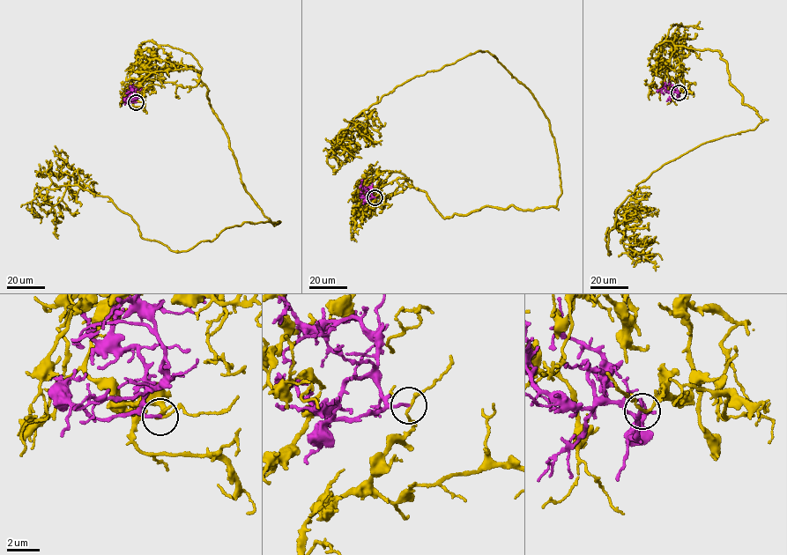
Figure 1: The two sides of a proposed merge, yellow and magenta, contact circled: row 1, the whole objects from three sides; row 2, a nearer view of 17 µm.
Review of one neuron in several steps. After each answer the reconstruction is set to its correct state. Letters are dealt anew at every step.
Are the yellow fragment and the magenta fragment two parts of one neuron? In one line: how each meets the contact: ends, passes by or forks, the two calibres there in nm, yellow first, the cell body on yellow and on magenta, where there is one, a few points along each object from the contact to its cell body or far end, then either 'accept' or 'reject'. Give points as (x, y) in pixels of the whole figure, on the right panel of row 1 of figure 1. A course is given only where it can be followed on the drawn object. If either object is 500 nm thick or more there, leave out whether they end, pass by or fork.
yellow passes by; magenta ends; calibres 130 and 180 nm; soma yellow none; soma magenta none; course yellow (679, 92), (675, 37), (719, 52), (763, 121), (636, 186), (608, 255), (607, 228), (625, 236), (658, 209); course magenta (679, 92), (669, 92), (664, 87), (661, 91), (664, 94); reject

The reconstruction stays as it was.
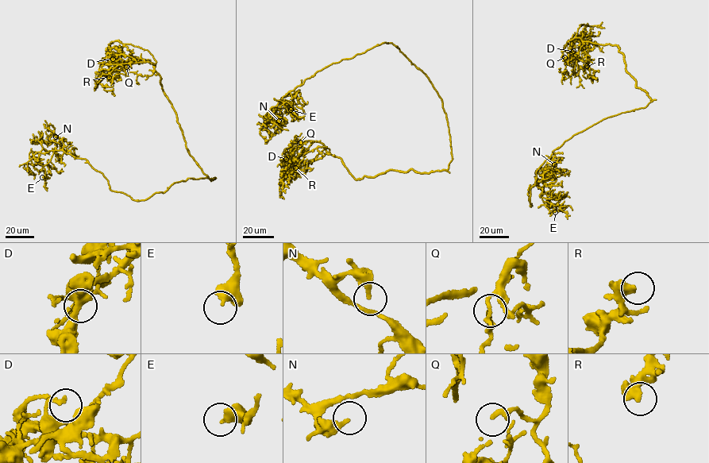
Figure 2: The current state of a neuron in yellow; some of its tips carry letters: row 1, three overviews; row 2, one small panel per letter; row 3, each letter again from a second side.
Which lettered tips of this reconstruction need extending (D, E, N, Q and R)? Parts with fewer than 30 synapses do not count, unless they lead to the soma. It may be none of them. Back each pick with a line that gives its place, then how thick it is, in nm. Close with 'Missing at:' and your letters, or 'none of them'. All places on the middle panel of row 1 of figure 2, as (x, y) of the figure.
Missing at: none of them

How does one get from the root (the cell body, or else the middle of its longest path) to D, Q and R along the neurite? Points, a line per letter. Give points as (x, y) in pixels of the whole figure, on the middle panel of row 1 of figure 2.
D: (441, 102), (452, 158), (447, 170), (391, 170), (356, 179), (341, 159), (309, 140), (286, 159)
Q: (441, 102), (452, 158), (447, 170), (391, 170), (356, 179), (322, 144), (305, 140), (299, 147), (300, 142)
R: (441, 102), (452, 158), (447, 170), (391, 170), (356, 179), (341, 159), (328, 152), (293, 171), (295, 167)

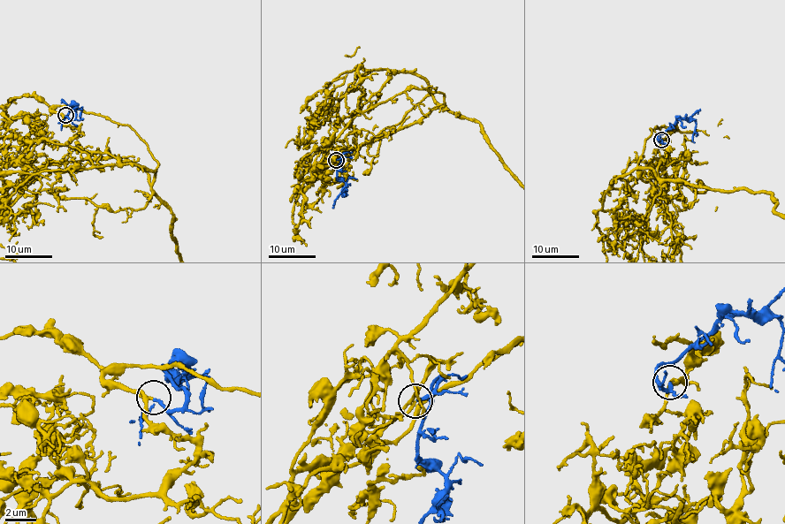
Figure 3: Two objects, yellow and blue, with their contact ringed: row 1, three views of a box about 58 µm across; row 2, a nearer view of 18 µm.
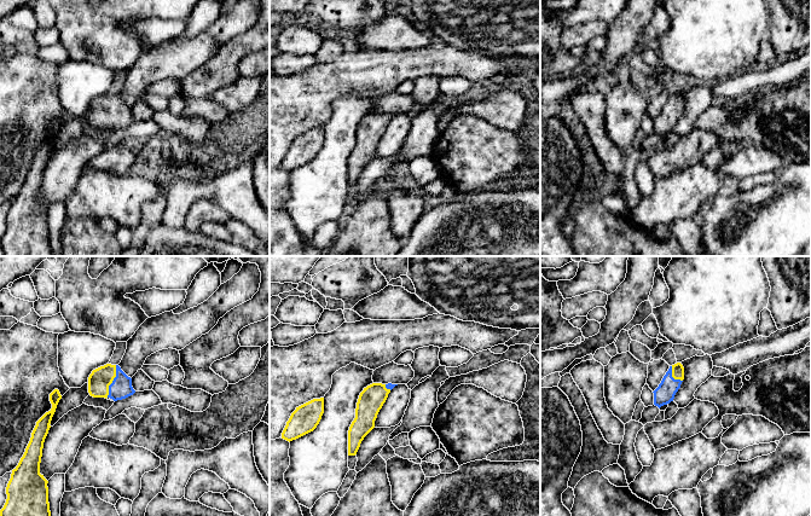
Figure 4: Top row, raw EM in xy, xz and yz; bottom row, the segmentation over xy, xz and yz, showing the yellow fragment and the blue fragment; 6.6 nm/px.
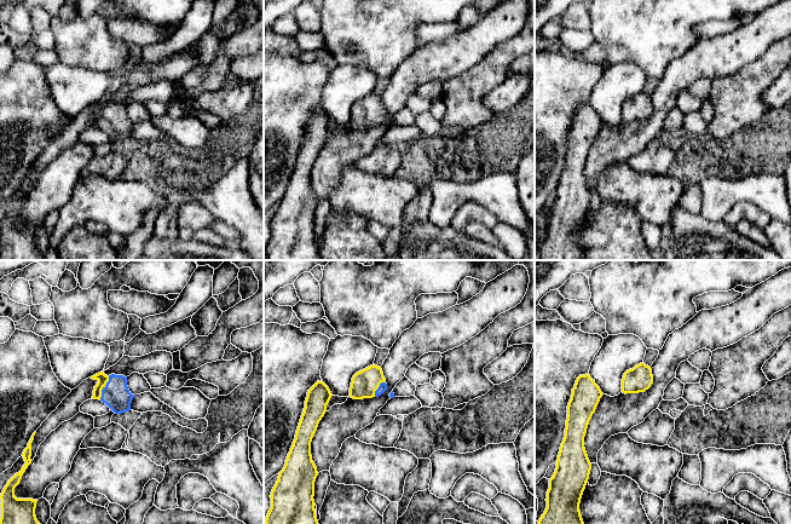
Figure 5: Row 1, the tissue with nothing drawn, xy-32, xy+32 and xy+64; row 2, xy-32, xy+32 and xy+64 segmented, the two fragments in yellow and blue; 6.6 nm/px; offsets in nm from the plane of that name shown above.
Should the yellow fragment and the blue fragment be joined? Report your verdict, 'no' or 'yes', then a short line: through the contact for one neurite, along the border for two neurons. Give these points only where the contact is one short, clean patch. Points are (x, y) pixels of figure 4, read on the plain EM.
yes; line xy (100, 108), (113, 109), (121, 116)

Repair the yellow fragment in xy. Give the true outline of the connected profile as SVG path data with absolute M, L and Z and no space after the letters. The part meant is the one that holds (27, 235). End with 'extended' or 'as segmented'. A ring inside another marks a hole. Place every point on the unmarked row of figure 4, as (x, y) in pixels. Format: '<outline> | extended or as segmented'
M54 118L50 123L52 138L36 151L25 181L18 195L12 199L11 208L6 216L7 228L4 237L0 239L0 247L4 251L4 256L53 256L48 232L48 210L40 203L40 192L44 172L60 128L62 124L58 118Z | as segmented

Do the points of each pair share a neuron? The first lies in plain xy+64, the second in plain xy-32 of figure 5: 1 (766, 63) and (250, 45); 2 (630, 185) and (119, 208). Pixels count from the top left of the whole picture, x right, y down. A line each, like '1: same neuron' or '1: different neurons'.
1: same neuron
2: same neuron

